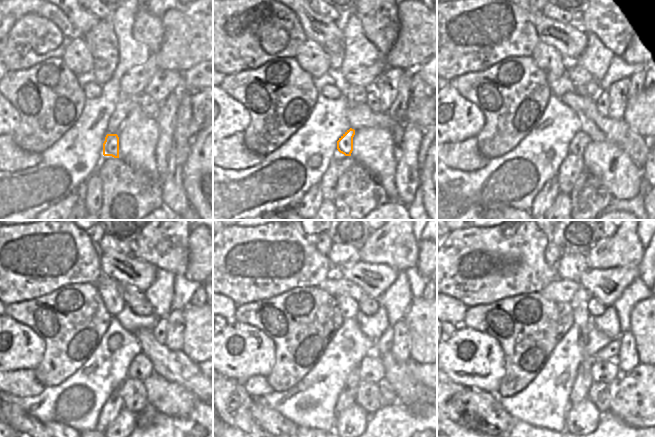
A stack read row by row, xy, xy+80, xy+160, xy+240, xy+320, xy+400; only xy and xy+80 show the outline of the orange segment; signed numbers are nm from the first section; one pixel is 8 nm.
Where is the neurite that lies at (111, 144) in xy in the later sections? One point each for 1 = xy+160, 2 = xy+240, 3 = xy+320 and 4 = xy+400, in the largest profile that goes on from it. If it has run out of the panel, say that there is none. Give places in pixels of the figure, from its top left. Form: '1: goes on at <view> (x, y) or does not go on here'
1: goes on at xy+160 (580, 141)
2: goes on at xy+240 (141, 367)
3: goes on at xy+320 (371, 369)
4: goes on at xy+400 (607, 372)

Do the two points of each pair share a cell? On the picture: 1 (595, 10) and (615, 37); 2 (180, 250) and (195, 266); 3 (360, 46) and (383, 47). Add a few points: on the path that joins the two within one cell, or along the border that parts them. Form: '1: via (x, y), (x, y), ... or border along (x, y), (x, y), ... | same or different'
1: via (602, 17), (614, 30) | same
2: border along (189, 236), (189, 262), (183, 274) | different
3: border along (361, 27), (364, 36), (383, 55) | different

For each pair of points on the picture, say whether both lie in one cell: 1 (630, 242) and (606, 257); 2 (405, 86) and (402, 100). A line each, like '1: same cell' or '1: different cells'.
1: same cell
2: same cell

